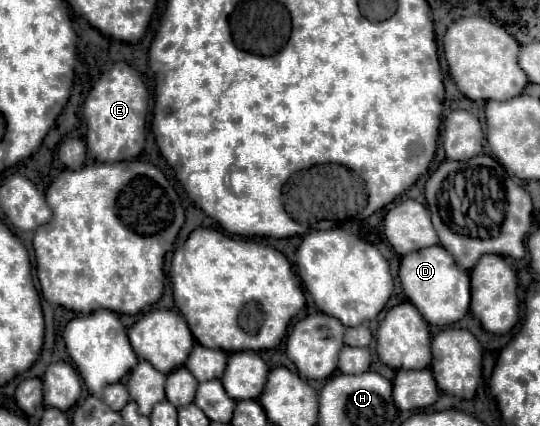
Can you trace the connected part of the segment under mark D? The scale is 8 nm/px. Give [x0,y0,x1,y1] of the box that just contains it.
[400,247,470,325]

